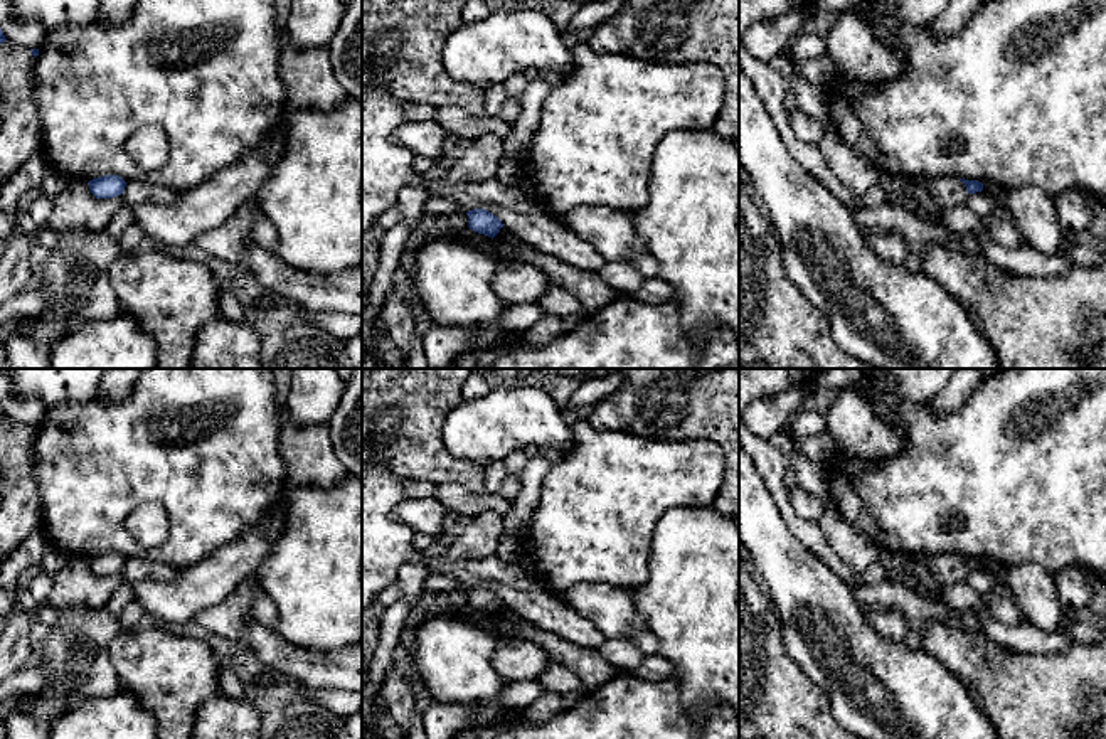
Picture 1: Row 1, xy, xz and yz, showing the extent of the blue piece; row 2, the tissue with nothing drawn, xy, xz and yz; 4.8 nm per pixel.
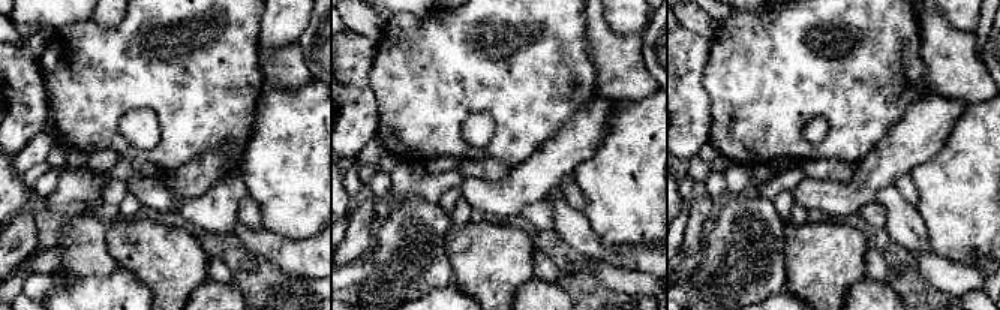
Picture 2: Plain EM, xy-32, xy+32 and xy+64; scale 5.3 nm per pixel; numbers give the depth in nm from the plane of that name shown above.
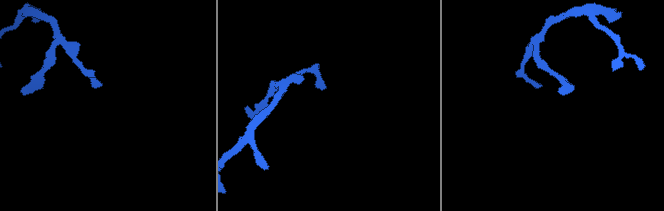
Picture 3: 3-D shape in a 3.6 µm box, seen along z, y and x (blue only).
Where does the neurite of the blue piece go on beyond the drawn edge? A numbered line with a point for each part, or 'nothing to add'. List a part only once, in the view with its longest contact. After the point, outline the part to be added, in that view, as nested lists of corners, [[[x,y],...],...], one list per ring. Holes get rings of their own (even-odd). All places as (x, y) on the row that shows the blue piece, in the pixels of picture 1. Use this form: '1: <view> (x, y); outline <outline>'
nothing to add

